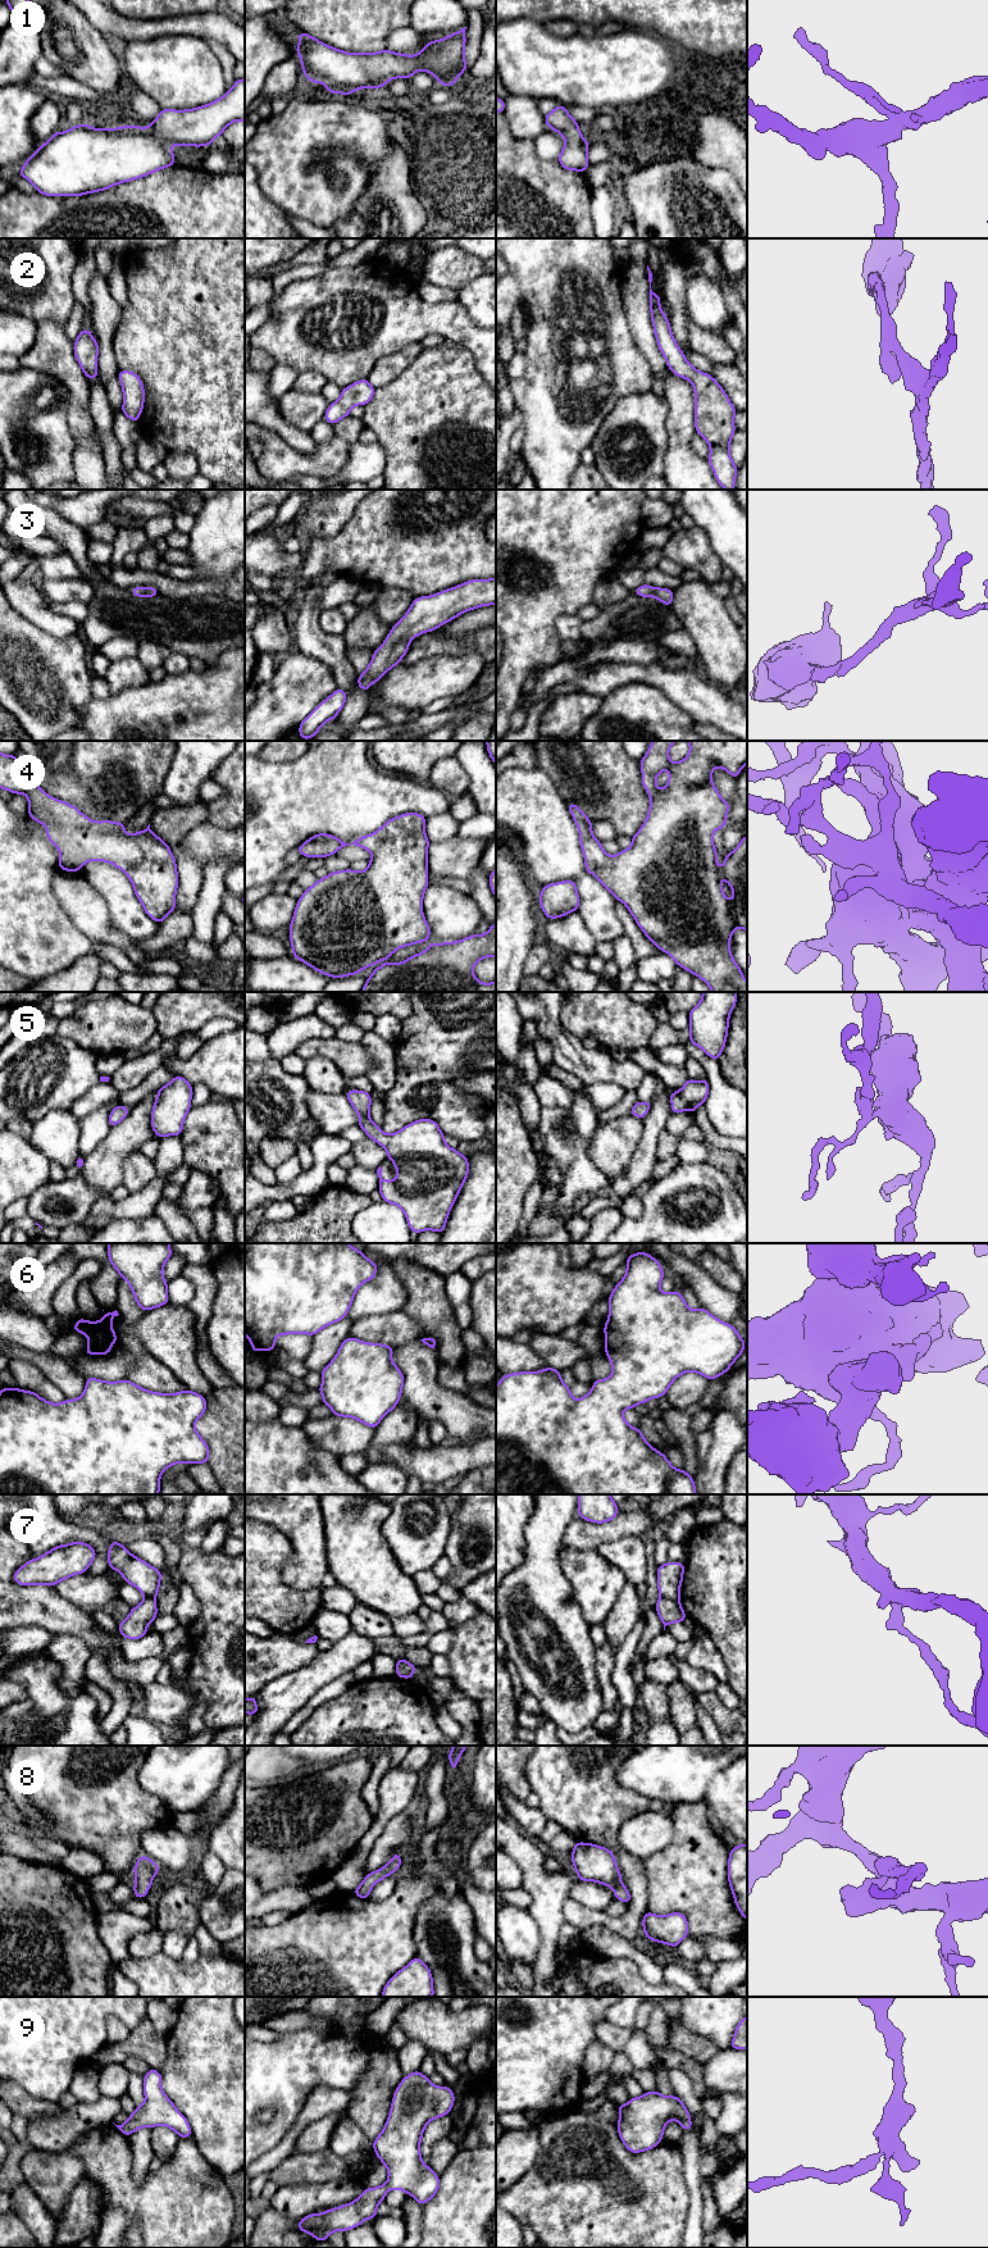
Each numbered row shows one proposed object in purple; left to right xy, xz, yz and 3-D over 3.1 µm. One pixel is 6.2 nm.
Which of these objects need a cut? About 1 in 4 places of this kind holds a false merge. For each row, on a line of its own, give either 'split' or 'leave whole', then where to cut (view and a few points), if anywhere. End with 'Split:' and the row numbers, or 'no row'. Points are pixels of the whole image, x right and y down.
1: leave whole; cut none
2: leave whole; cut none
3: leave whole; cut none
4: leave whole; cut none
5: leave whole; cut none
6: leave whole; cut none
7: split; cut yz (660, 1596), (678, 1600)
8: leave whole; cut none
9: leave whole; cut none
Split: 7

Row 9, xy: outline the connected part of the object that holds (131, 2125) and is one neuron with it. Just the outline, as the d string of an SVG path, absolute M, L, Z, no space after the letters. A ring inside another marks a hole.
M154 2069L144 2076L145 2102L136 2107L123 2125L114 2125L129 2136L140 2128L164 2125L170 2128L179 2138L192 2135L187 2119L177 2110L174 2103L161 2089L161 2074Z

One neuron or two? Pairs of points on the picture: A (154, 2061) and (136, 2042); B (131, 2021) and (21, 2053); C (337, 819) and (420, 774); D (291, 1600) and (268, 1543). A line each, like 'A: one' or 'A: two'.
A: one
B: one
C: two
D: one

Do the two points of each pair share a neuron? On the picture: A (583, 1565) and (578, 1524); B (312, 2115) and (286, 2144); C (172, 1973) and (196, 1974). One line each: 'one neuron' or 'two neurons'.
A: two neurons
B: one neuron
C: one neuron

